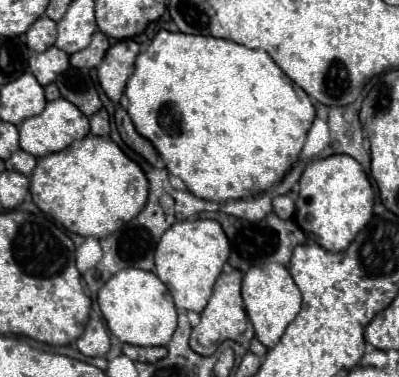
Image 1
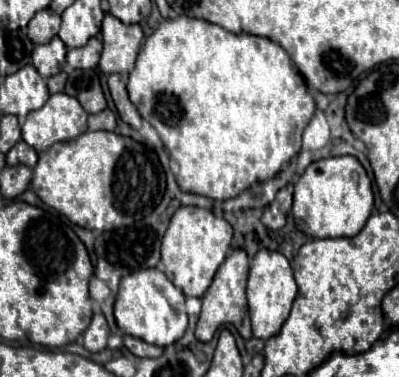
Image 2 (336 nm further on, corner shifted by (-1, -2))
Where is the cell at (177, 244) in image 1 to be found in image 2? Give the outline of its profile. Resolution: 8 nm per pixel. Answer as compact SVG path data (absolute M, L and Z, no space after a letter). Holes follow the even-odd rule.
M187 205L179 207L163 235L161 261L165 265L165 275L175 287L179 287L185 297L201 297L211 285L219 265L223 263L227 249L231 245L233 229L225 219L215 217L209 209Z

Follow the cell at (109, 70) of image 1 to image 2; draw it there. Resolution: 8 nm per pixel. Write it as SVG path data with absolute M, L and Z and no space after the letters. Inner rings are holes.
M109 11L101 23L103 35L103 53L99 61L99 69L105 75L111 73L129 73L135 65L137 51L143 41L143 29L139 23L121 23Z

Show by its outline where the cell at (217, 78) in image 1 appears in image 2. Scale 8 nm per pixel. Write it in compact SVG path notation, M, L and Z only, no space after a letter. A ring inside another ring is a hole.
M179 15L175 19L165 19L143 43L135 67L129 73L129 97L131 101L137 105L139 113L143 119L147 119L155 131L159 133L161 141L165 143L165 147L171 153L171 159L177 163L177 183L183 191L187 193L199 193L199 195L207 195L211 199L231 199L237 197L241 191L249 189L253 183L257 181L267 181L271 177L275 177L281 169L281 165L285 161L291 161L293 155L299 153L301 149L301 133L305 129L305 125L309 123L309 119L315 113L315 99L307 89L305 79L301 77L301 73L297 71L297 67L293 65L291 57L287 55L287 51L275 43L269 37L257 37L257 35L249 35L249 33L231 33L215 23L209 23L205 19L191 19L187 15Z

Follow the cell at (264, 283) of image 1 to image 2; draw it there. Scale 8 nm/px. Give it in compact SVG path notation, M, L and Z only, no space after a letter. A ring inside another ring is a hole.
M259 249L251 261L251 271L249 271L249 281L247 281L247 301L249 301L253 335L257 339L269 339L277 335L281 325L289 317L295 297L297 297L297 283L295 283L293 269L287 257L279 251Z

